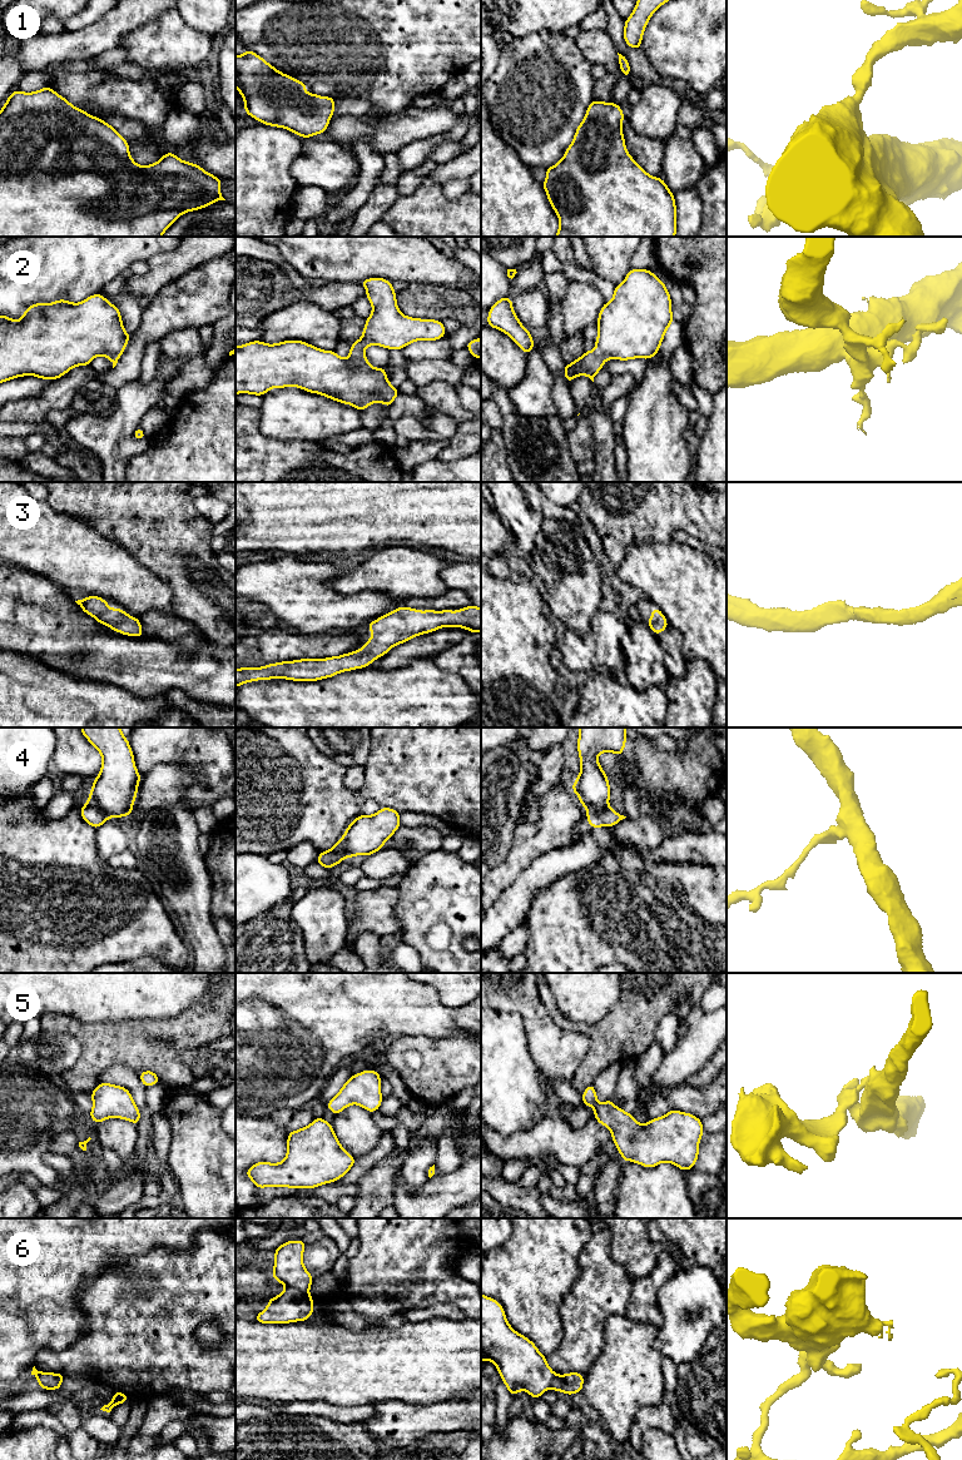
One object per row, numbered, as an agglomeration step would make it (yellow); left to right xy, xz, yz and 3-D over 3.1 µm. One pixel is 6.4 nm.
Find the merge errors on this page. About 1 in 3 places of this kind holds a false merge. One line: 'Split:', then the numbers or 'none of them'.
Split: 4, 6

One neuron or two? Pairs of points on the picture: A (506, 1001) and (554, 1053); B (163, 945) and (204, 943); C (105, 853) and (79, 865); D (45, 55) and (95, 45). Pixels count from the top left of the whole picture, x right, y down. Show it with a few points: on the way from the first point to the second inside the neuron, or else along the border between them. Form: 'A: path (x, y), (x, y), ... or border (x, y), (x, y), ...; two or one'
A: path (521, 1008), (540, 1027), (545, 1038); one
B: border (178, 930), (191, 953); two
C: border (95, 829), (98, 854), (107, 862); two
D: path (58, 48), (83, 43); one

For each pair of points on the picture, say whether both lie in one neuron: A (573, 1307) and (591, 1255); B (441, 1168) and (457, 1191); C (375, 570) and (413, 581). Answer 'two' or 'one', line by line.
A: one
B: two
C: one

